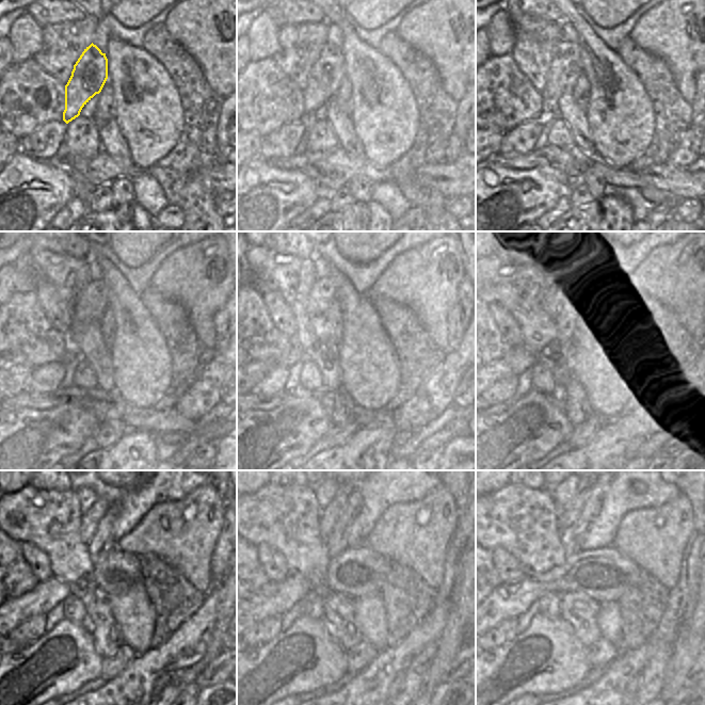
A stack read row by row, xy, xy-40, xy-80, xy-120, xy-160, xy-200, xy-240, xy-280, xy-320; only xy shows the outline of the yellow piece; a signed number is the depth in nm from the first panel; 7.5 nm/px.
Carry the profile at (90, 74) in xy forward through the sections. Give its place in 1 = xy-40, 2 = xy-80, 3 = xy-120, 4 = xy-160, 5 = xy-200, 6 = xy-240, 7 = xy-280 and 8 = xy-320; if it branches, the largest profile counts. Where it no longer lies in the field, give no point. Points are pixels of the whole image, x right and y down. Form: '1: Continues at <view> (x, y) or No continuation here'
1: Continues at xy-40 (326, 74)
2: Continues at xy-80 (565, 70)
3: Continues at xy-120 (91, 303)
4: Continues at xy-160 (325, 290)
5: Continues at xy-200 (565, 288)
6: Continues at xy-240 (90, 521)
7: Continues at xy-280 (330, 515)
8: Continues at xy-320 (570, 513).

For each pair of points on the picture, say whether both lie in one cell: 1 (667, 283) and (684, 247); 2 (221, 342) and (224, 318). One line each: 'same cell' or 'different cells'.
1: same cell
2: same cell

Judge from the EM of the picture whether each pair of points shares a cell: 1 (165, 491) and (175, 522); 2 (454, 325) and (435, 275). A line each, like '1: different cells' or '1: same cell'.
1: different cells
2: different cells

